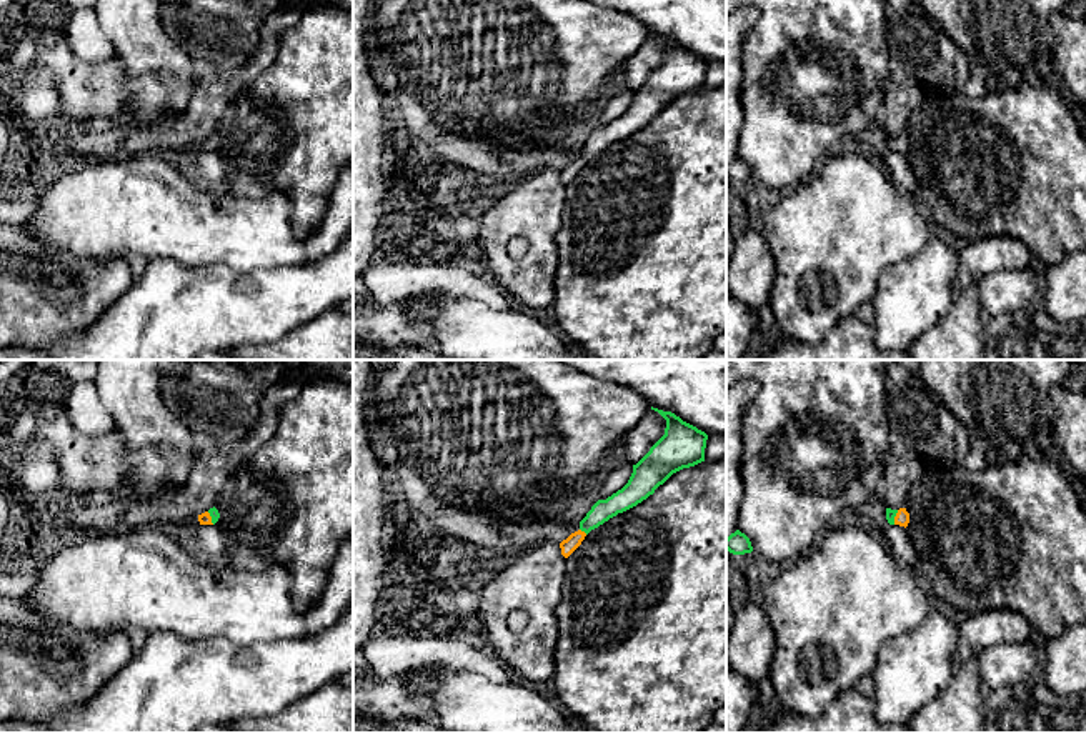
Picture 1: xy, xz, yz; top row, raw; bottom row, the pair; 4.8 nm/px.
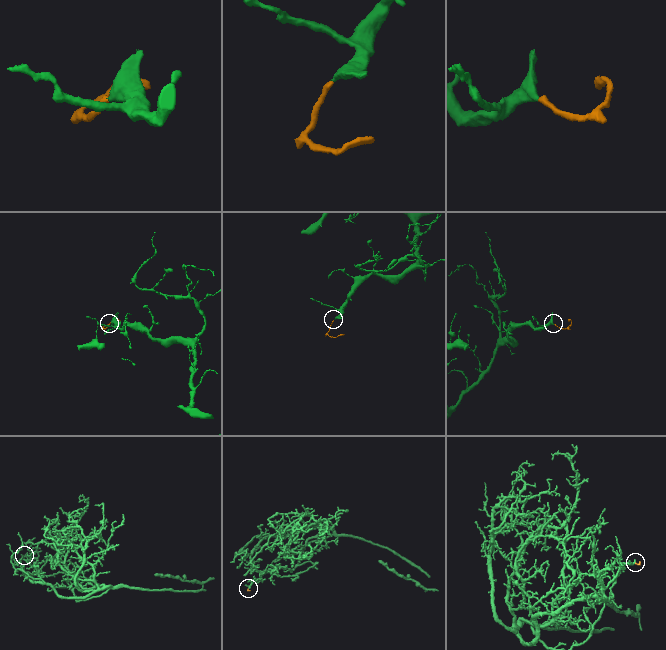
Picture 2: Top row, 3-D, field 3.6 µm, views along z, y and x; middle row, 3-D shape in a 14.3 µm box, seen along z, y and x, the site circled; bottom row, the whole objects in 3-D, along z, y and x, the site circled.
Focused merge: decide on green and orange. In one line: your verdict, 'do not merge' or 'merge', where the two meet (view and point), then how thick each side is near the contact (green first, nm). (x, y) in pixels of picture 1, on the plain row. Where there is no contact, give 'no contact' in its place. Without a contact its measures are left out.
merge | xz (583, 157) | 100/70 nm

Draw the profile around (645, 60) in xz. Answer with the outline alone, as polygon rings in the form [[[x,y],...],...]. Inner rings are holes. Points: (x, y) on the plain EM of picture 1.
[[[650,37],[623,65],[626,73],[626,90],[636,92],[650,75],[665,62],[666,47]]]

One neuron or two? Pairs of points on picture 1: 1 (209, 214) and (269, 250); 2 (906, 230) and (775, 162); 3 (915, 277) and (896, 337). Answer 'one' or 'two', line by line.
1: one
2: two
3: one

